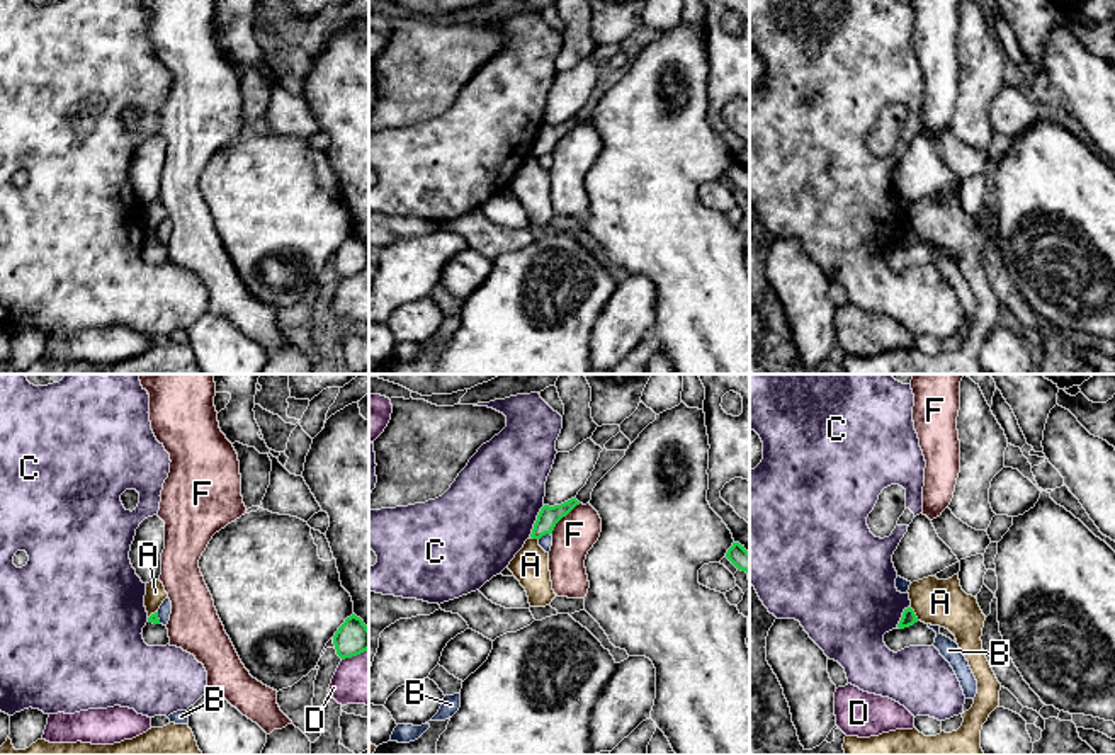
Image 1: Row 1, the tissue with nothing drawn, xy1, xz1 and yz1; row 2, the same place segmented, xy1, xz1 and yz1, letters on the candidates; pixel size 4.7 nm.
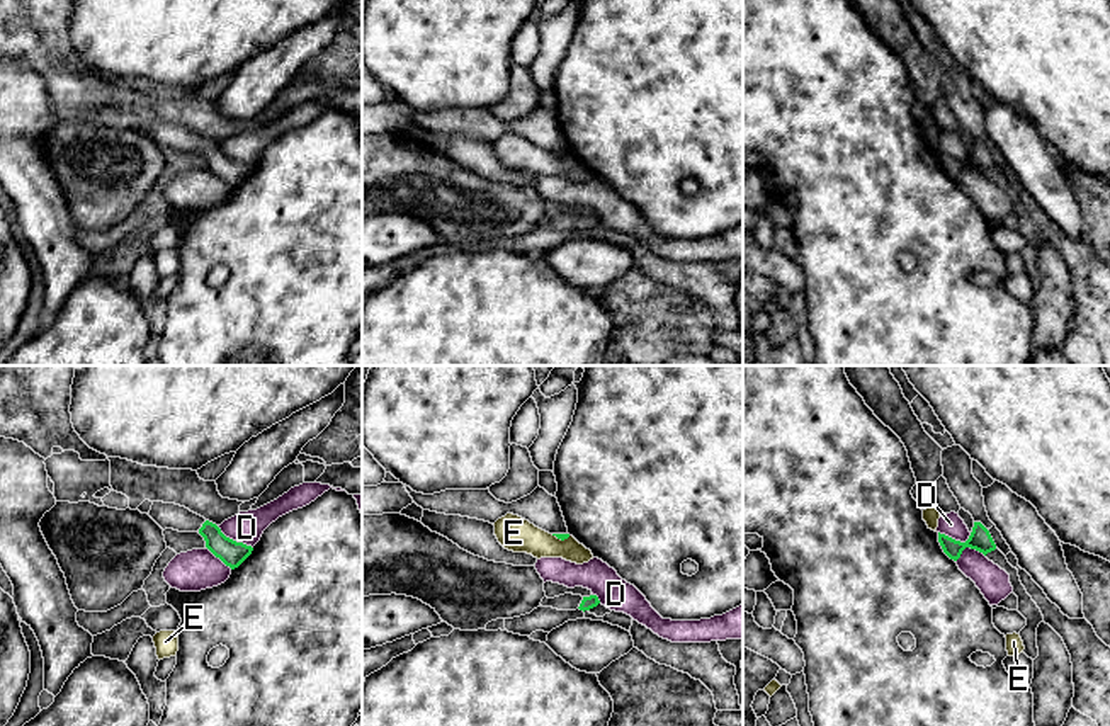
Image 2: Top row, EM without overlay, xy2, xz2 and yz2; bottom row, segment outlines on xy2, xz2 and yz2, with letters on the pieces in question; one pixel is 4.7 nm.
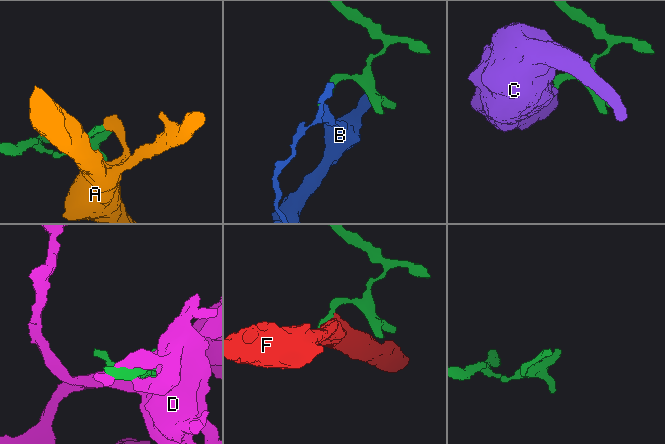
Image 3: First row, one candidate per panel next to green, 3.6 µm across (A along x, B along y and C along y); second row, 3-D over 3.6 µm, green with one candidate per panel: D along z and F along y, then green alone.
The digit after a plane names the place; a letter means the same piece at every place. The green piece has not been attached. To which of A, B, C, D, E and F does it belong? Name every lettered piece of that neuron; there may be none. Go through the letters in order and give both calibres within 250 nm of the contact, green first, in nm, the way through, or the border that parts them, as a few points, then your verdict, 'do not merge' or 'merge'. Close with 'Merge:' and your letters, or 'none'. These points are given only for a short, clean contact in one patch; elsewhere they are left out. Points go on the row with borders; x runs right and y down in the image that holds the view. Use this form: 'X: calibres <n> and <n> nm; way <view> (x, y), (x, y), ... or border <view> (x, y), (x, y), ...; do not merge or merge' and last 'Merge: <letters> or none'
A: calibres 70 and 220 nm; border yz1 (910, 607), (918, 619); do not merge
B: calibres 100 and 60 nm; border xz1 (549, 533), (539, 539); do not merge
C: calibres 100 and 440 nm; border xz1 (544, 505), (529, 536); do not merge
D: calibres 120 and 150 nm; do not merge
E: calibres 30 and 160 nm; border xz2 (551, 534), (561, 539), (570, 536); do not merge
F: calibres 100 and 200 nm; border xz1 (580, 504), (556, 524), (551, 534); do not merge
Merge: none

